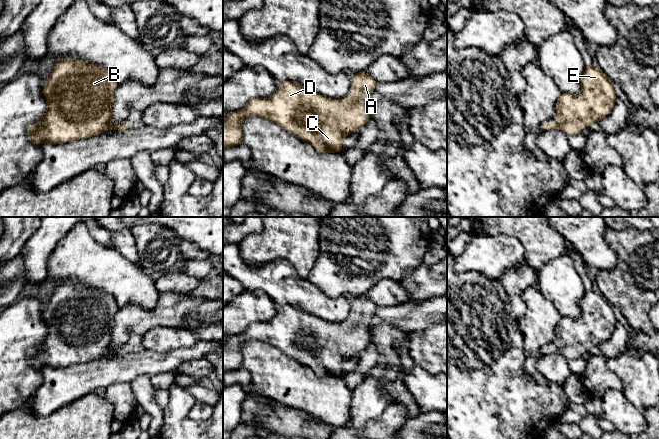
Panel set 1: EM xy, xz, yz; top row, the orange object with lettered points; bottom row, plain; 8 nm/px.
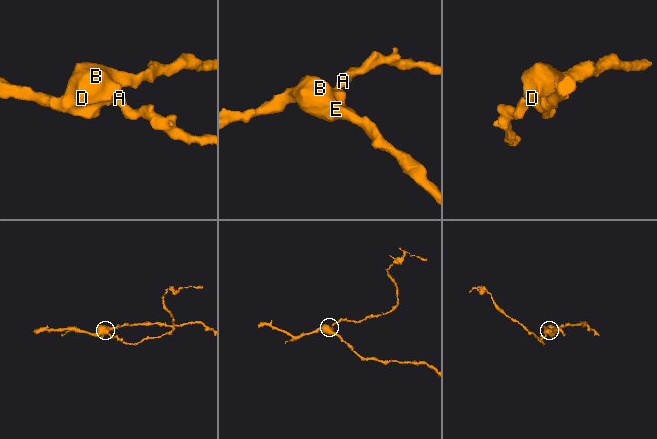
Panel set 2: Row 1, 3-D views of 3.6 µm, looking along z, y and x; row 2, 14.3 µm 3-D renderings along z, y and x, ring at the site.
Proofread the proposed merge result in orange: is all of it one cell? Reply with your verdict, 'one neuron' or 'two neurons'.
one neuron

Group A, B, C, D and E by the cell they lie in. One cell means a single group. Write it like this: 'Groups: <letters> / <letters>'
Groups: A B C D E

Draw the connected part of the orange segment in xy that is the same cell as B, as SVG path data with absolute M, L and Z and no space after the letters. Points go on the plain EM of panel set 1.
M57 282L49 302L43 308L47 336L38 346L31 348L28 361L32 368L45 366L63 368L99 359L107 354L125 355L135 353L133 346L126 350L121 346L112 350L112 330L118 311L116 299L109 293L79 283Z

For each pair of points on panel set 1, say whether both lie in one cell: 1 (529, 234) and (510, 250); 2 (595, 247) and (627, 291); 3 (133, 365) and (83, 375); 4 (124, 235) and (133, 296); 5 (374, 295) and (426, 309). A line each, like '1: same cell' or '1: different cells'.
1: different cells
2: different cells
3: same cell
4: different cells
5: different cells

